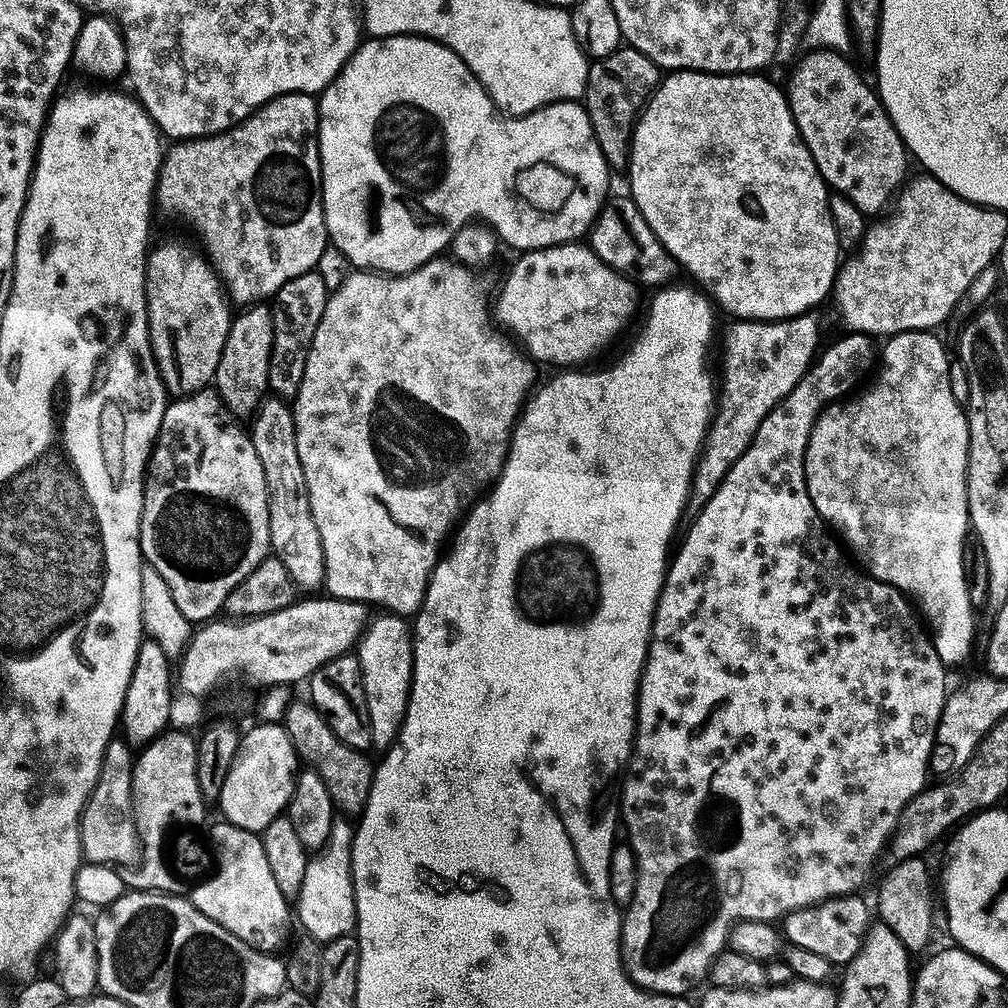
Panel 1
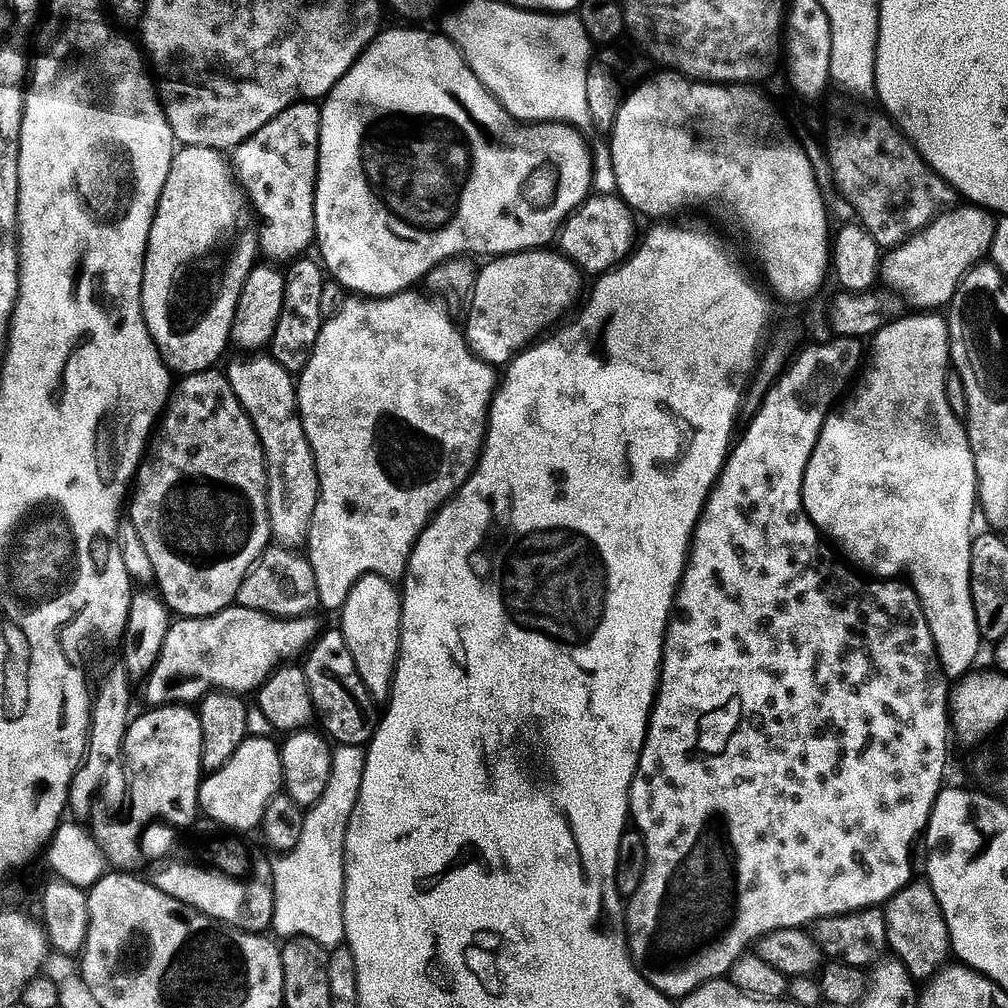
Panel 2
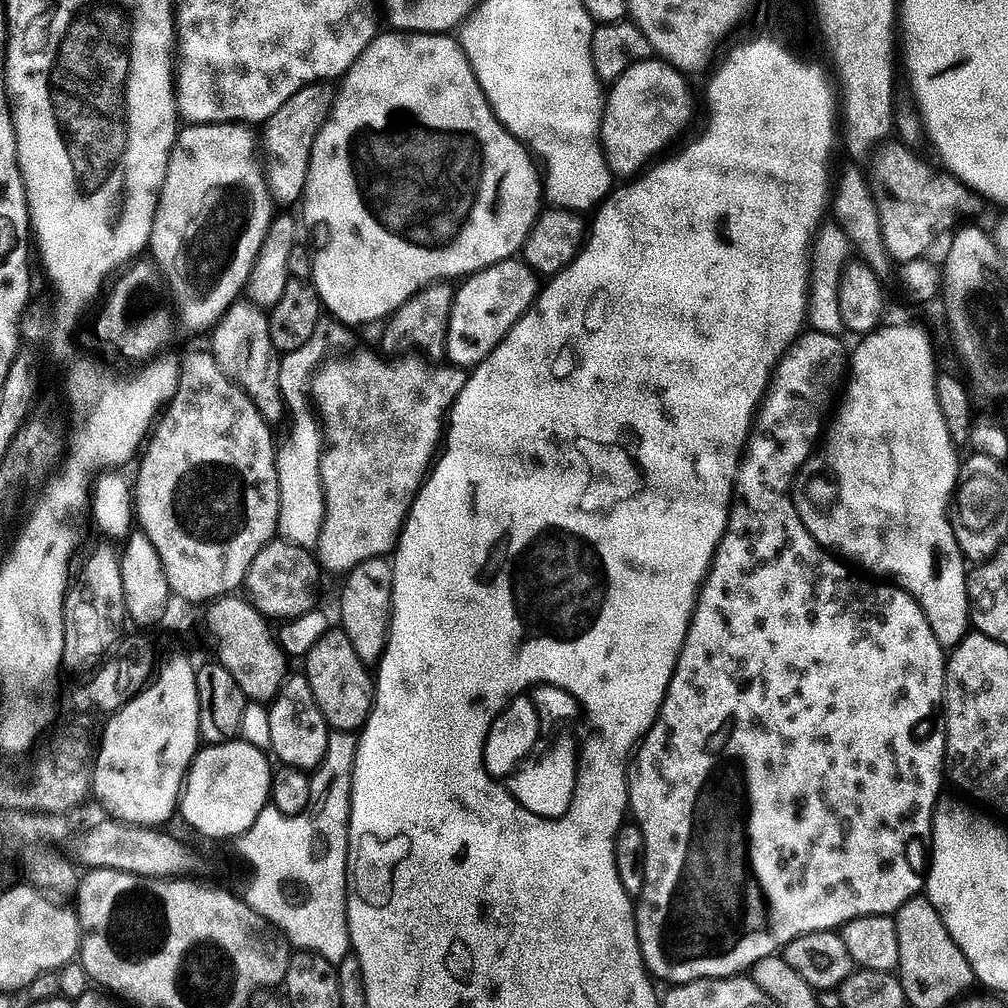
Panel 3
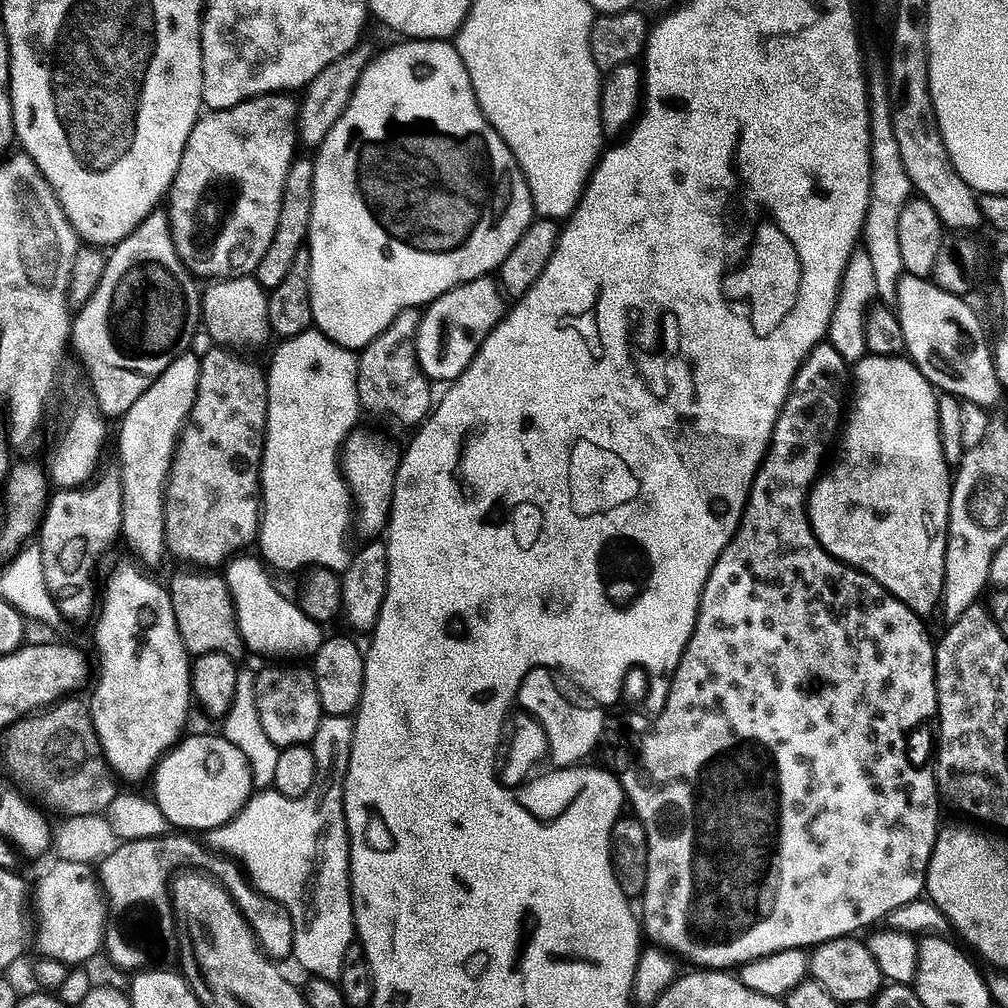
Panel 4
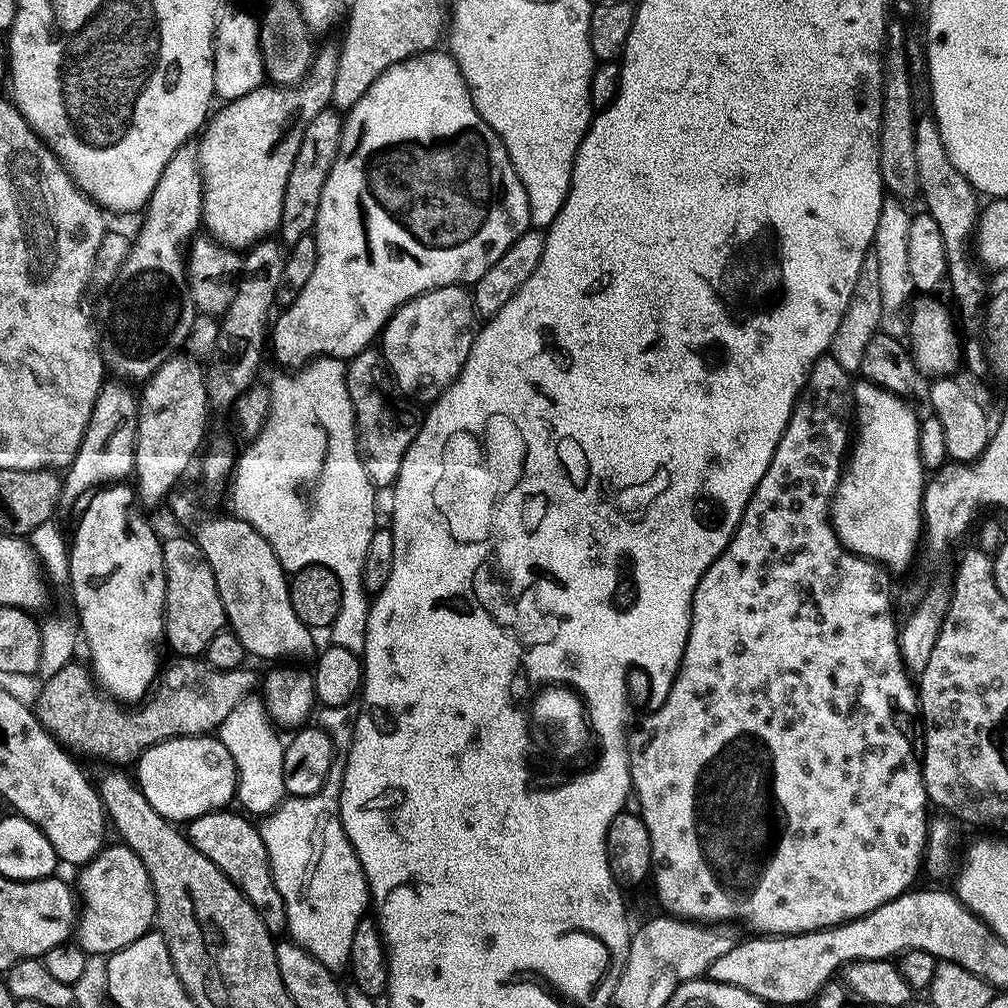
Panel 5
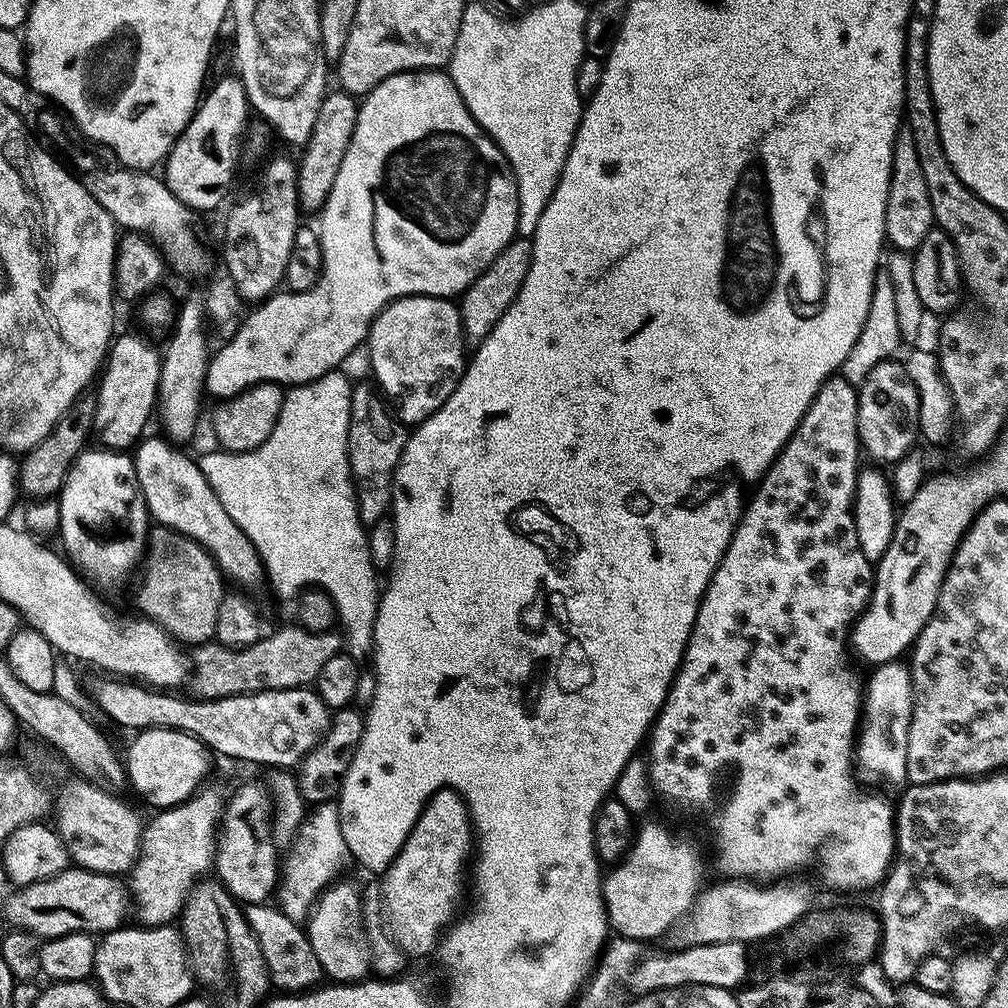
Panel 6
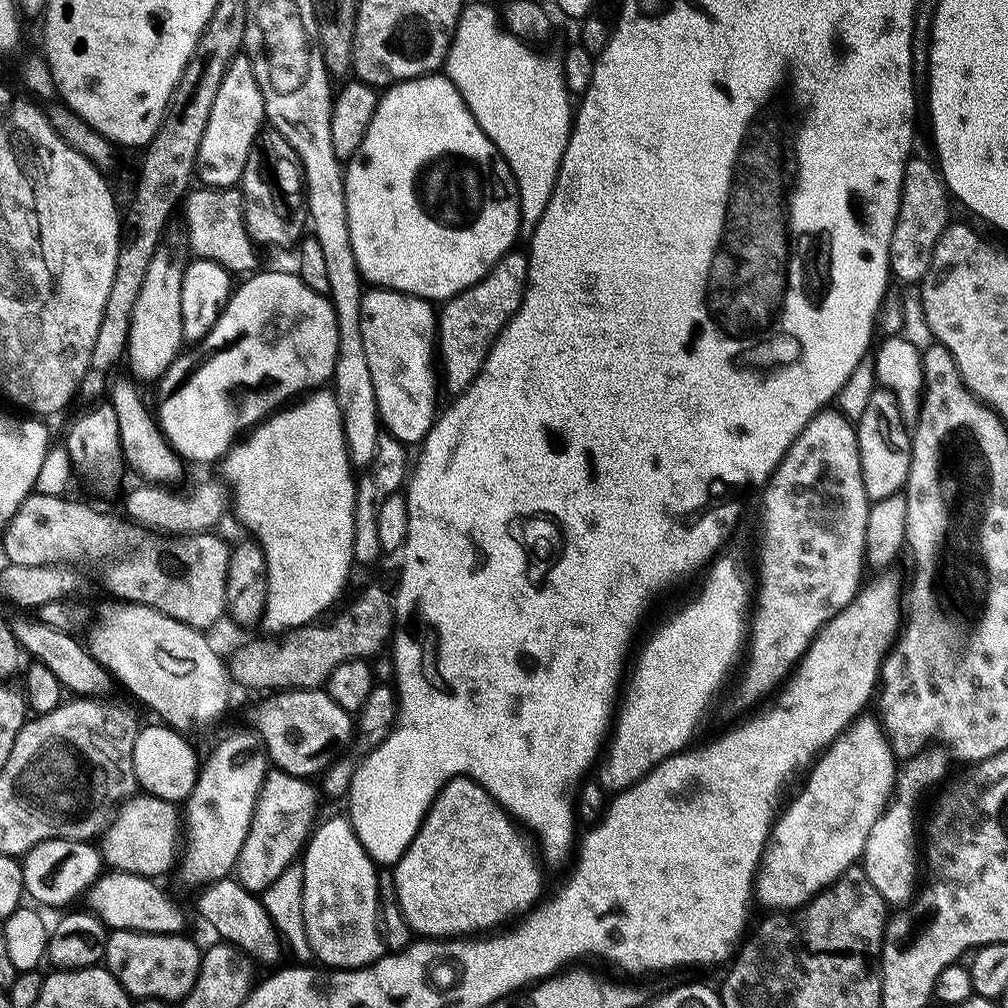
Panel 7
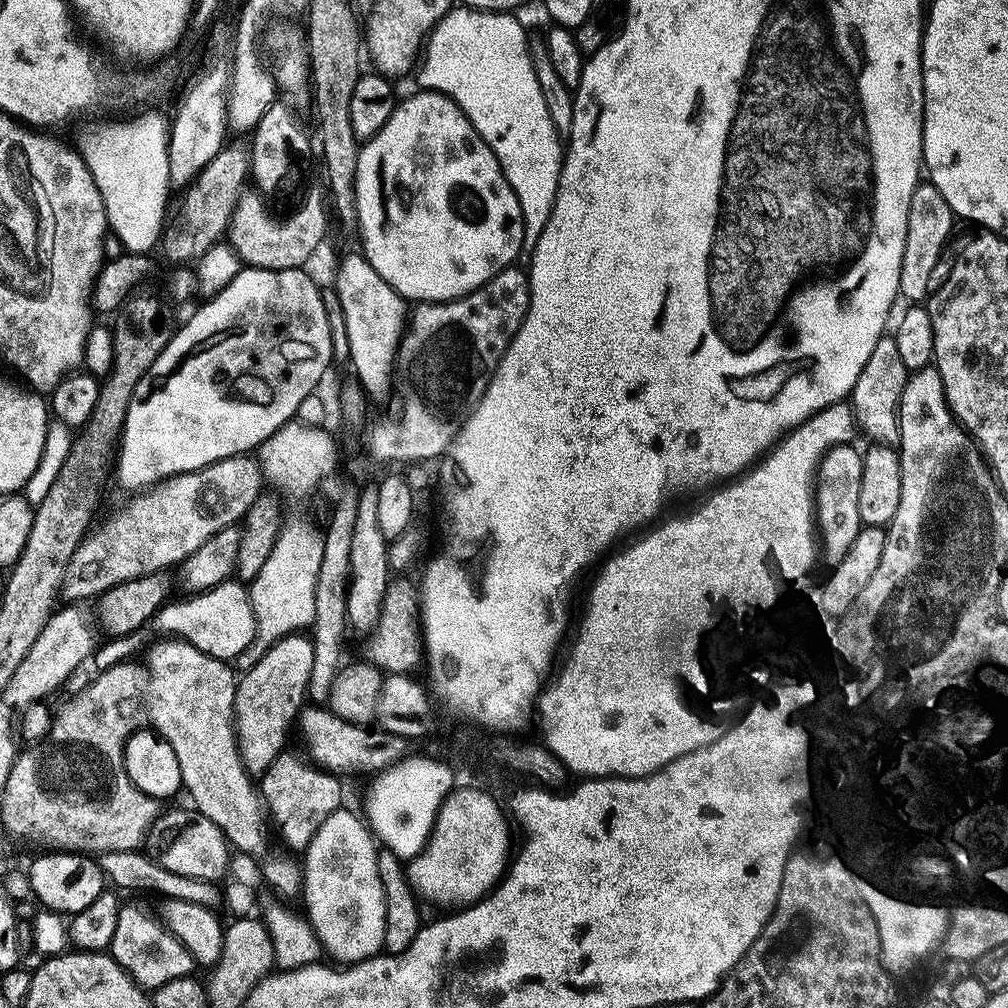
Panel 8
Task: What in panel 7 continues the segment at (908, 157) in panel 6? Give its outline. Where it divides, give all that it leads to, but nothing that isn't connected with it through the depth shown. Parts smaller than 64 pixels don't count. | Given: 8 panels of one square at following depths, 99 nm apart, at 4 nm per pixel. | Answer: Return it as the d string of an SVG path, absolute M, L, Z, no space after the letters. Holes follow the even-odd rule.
M909 160L902 186L902 202L898 222L894 226L894 238L890 246L892 276L904 284L919 285L932 265L932 255L953 219L952 208L948 205L950 193L939 167L928 160Z

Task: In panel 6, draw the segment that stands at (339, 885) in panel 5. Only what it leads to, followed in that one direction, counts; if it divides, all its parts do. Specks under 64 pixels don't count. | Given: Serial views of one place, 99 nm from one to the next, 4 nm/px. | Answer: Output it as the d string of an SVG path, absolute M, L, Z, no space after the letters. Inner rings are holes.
M335 803L321 804L301 827L297 844L287 857L278 885L278 904L291 920L307 921L320 898L341 879L344 867L350 864L346 838L342 834L340 810ZM300 880L320 880L317 884L300 884Z

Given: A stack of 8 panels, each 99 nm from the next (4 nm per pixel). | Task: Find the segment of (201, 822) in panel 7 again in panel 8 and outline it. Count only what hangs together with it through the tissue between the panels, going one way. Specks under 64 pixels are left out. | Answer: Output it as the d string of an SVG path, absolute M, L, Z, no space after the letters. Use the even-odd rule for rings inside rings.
M297 634L295 636L288 636L285 640L279 640L264 656L254 665L253 668L247 669L239 677L236 685L236 744L240 747L240 757L244 763L244 769L247 770L248 775L253 778L263 777L265 772L276 765L276 759L279 756L285 755L286 749L284 748L288 744L288 735L294 732L294 725L299 721L301 713L304 711L306 705L309 703L308 699L308 687L310 686L310 674L314 670L314 646L311 639L307 635Z

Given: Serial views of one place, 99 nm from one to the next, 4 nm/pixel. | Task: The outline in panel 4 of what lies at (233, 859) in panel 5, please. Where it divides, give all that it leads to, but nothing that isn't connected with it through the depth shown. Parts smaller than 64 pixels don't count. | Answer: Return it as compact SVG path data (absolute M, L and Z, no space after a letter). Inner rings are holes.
M172 832L166 836L152 839L140 839L142 844L156 844L152 852L144 852L144 860L152 860L156 868L152 868L153 874L159 877L169 877L172 870L193 870L207 872L212 878L216 879L227 889L232 900L240 908L241 913L248 920L252 927L252 932L256 936L265 955L272 961L283 962L282 960L293 959L292 951L294 950L294 922L286 910L278 902L274 902L269 896L263 896L252 887L251 880L248 879L241 865L234 860L223 855L216 855L212 850L206 847L197 837L182 832Z

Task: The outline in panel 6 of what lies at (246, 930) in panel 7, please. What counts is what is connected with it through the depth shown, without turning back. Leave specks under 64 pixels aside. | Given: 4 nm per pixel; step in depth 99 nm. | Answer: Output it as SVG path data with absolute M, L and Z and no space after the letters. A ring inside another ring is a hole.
M271 903L248 904L246 913L249 925L261 944L262 954L265 955L273 989L284 994L307 994L325 983L322 962L318 960L309 933L302 927L301 921L291 920L283 908Z

